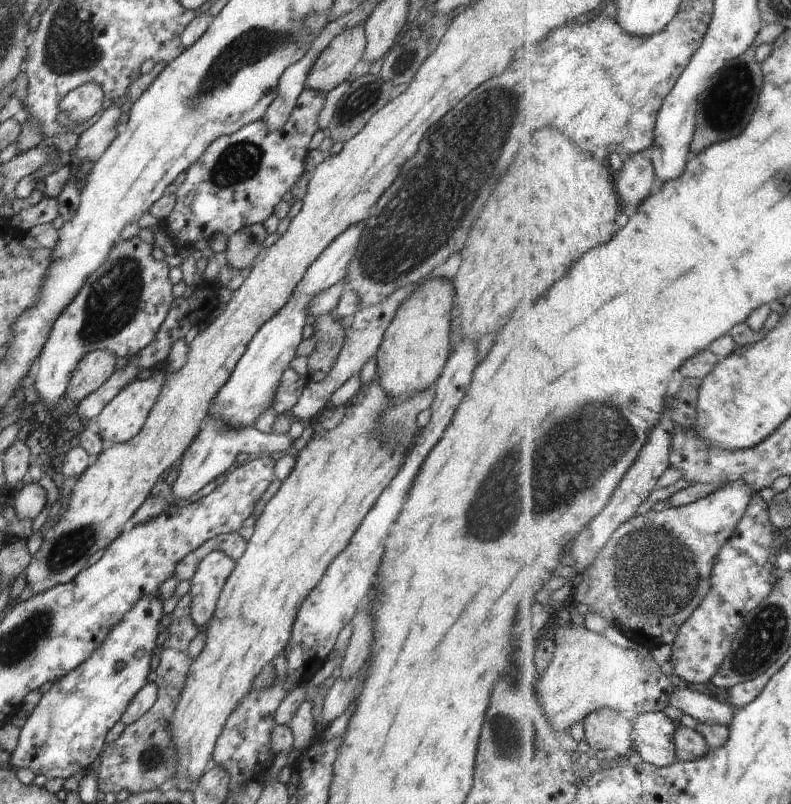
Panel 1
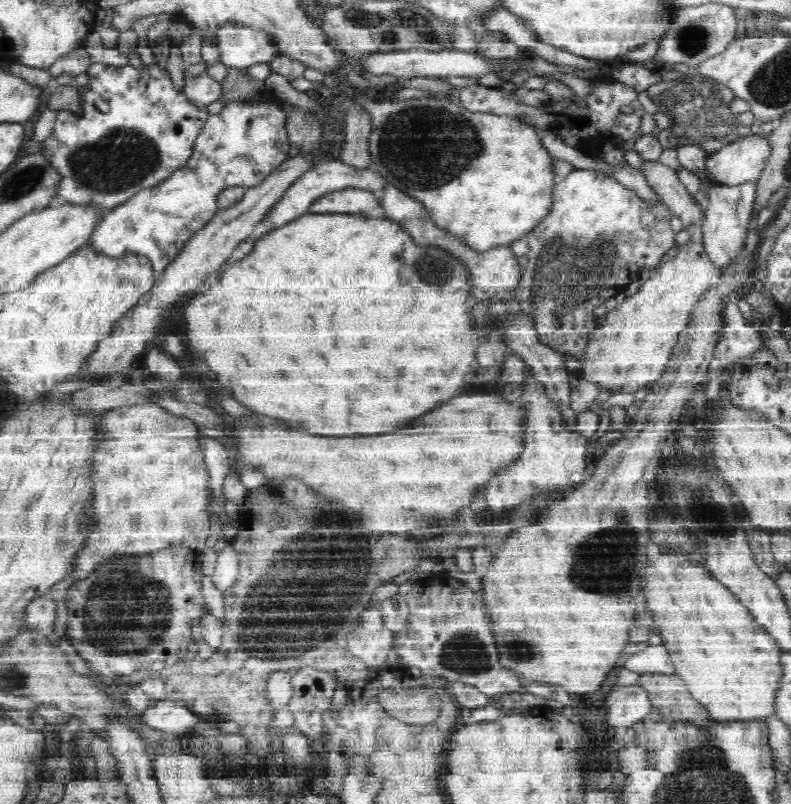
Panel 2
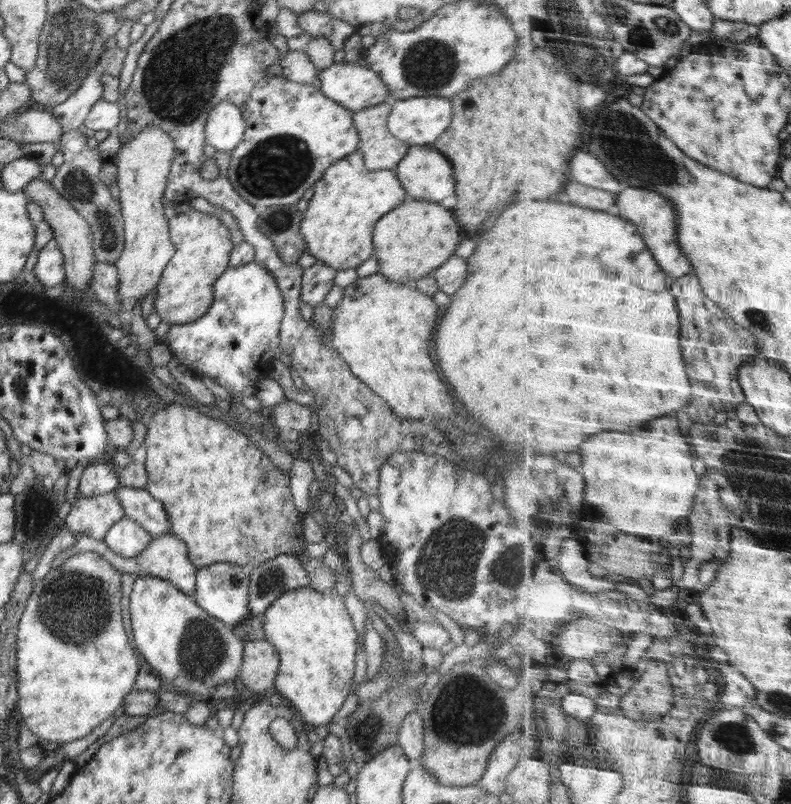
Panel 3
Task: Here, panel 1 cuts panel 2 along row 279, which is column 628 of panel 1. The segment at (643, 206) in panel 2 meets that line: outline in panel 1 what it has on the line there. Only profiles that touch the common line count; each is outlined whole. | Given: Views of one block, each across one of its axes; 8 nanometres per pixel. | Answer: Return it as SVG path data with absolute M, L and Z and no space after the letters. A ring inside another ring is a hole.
M738 480L688 506L667 506L663 511L650 509L646 514L634 516L619 528L599 559L582 574L582 582L571 600L574 604L586 604L589 612L604 616L638 644L650 647L673 645L682 627L710 594L712 572L720 552L739 530L740 522L748 514L756 495L756 488L748 480Z

